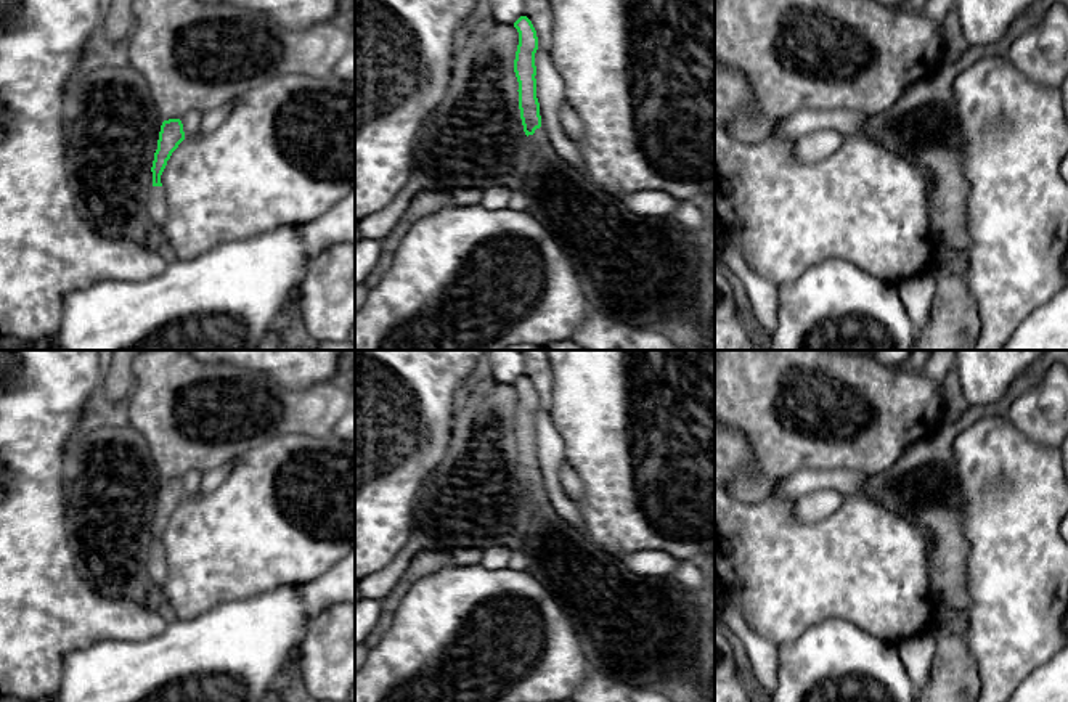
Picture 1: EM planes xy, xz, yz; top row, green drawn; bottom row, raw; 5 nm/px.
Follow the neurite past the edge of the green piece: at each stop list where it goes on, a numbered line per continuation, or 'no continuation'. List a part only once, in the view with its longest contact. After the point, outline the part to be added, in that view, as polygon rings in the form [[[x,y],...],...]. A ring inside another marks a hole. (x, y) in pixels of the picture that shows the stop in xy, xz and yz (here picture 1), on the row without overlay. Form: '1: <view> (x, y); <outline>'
1: xz (643, 630); [[[543,488],[525,501],[532,508],[530,529],[524,543],[528,572],[551,593],[570,617],[588,668],[604,670],[639,689],[665,696],[670,702],[707,702],[715,686],[715,635],[708,610],[689,599],[689,590],[675,578],[657,578],[631,572],[623,561],[599,548],[588,535],[573,530],[551,506]]]

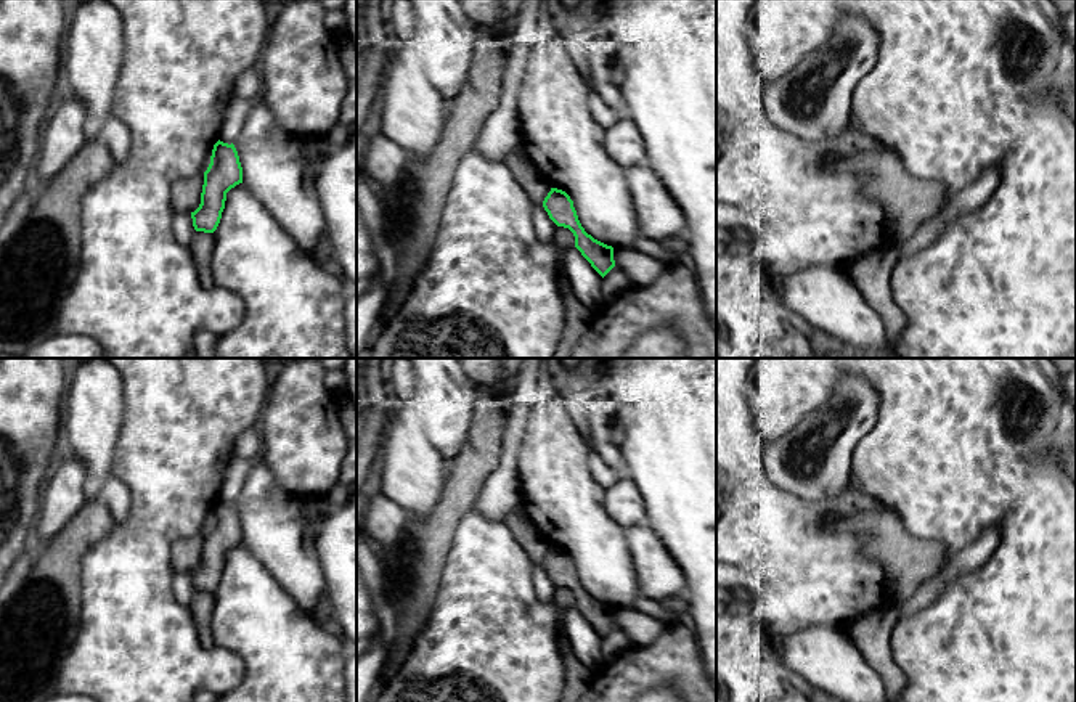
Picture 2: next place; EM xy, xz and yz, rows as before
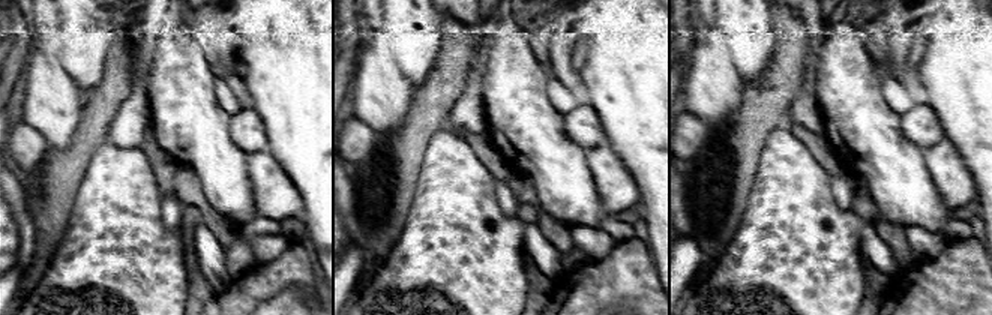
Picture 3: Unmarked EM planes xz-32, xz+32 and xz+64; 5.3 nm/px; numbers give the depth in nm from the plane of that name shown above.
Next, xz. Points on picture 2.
no continuation

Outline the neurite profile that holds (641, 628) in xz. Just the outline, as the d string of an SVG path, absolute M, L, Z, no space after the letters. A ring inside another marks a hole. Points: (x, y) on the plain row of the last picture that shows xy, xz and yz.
M613 609L613 620L633 646L647 646L668 628L668 623L630 609Z

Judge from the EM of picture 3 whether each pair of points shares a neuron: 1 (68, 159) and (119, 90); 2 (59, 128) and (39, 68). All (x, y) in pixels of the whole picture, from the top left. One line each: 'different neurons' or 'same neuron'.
1: same neuron
2: same neuron

